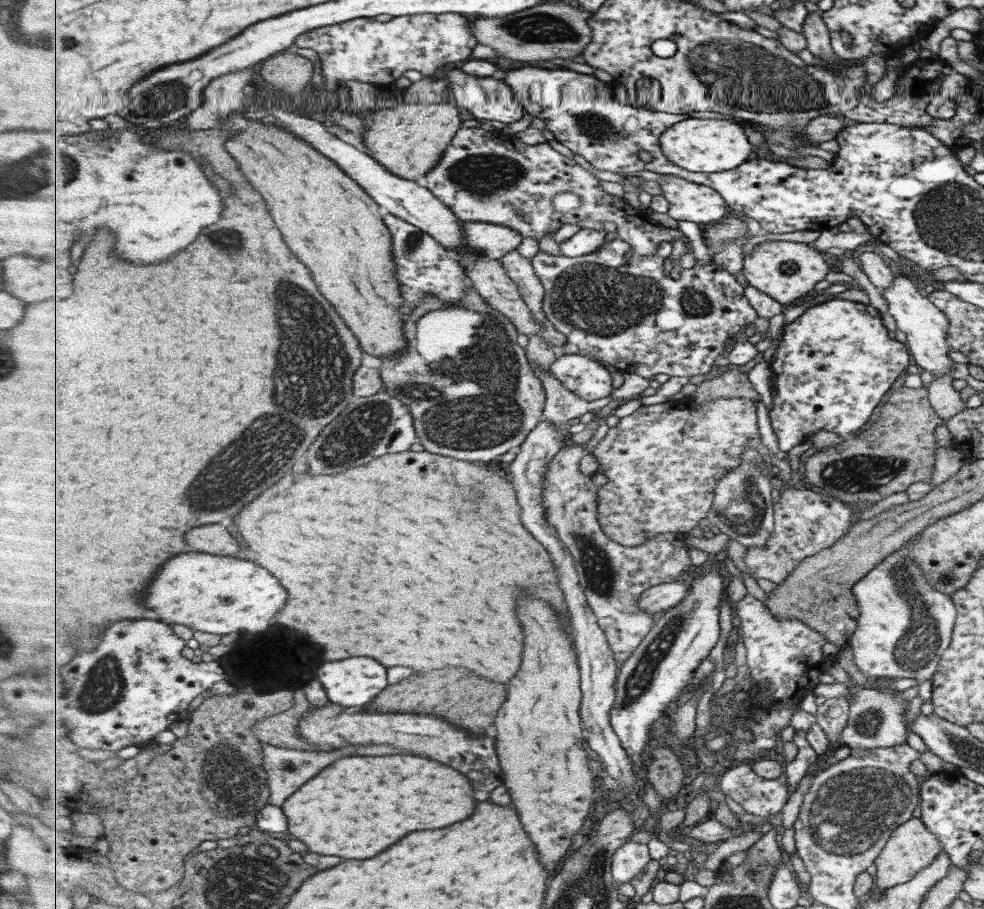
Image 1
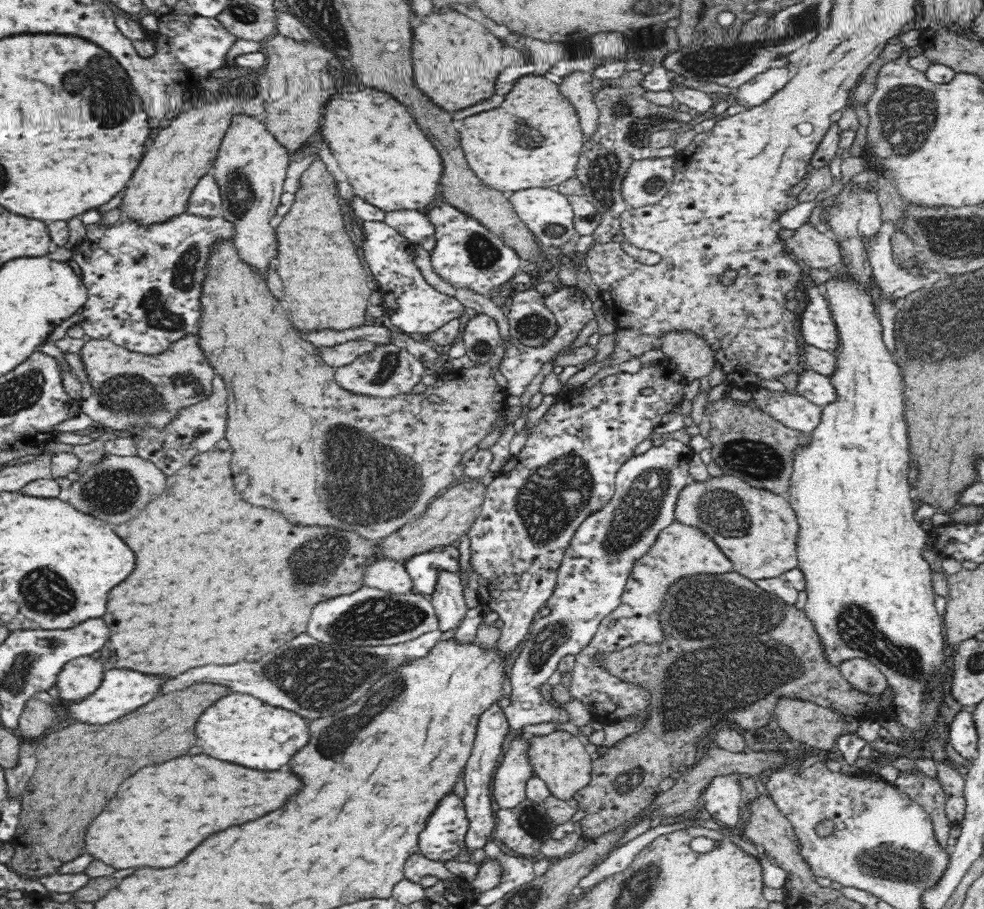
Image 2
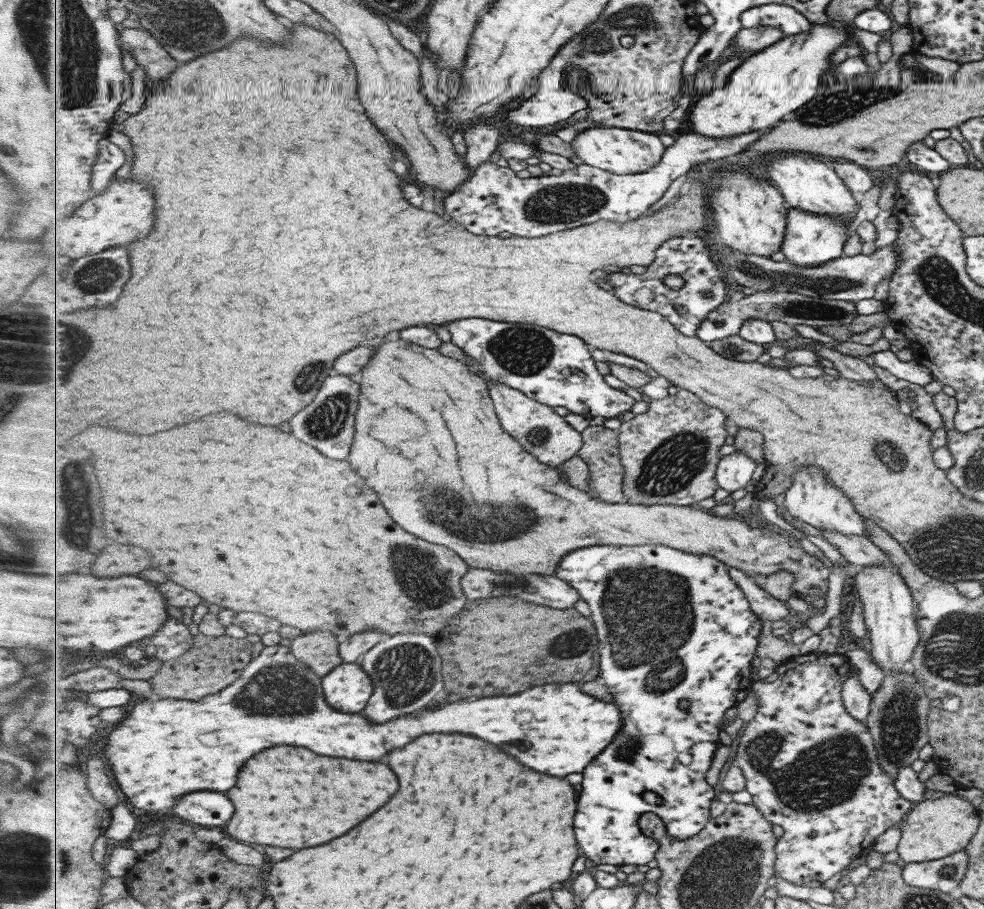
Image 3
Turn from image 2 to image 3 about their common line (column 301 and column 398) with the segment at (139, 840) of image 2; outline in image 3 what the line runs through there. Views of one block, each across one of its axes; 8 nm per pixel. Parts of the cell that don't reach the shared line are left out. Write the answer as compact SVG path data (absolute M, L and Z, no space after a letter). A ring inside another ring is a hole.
M277 746L277 750L267 750L265 754L261 754L261 758L249 762L249 770L241 774L241 786L229 792L231 800L237 806L237 812L224 831L235 840L247 844L253 842L253 846L263 844L297 850L321 846L339 836L345 836L349 830L365 822L371 814L383 808L399 792L399 788L399 778L387 764L329 758L307 748Z

